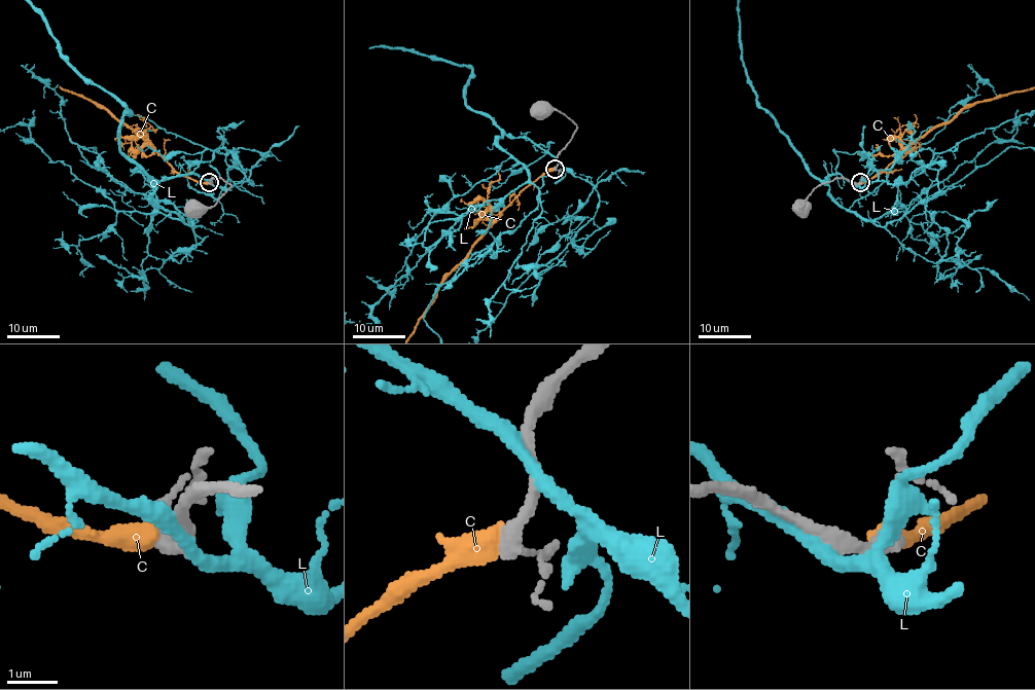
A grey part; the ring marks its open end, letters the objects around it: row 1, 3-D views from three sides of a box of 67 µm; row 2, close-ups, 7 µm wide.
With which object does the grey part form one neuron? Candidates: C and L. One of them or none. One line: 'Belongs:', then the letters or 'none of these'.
Belongs: C

